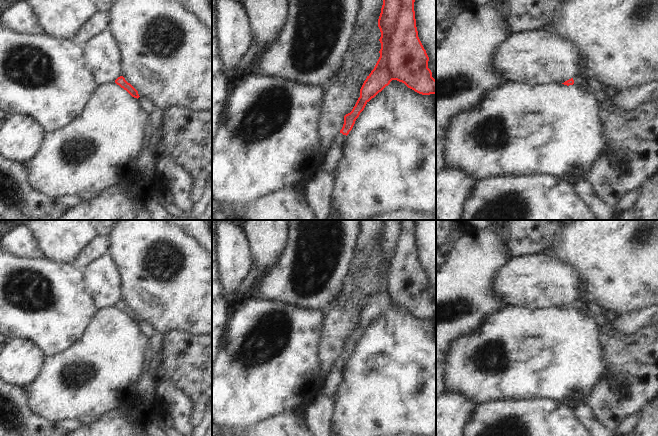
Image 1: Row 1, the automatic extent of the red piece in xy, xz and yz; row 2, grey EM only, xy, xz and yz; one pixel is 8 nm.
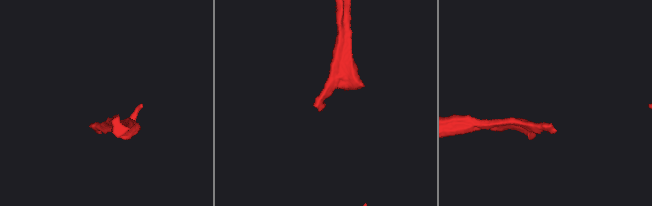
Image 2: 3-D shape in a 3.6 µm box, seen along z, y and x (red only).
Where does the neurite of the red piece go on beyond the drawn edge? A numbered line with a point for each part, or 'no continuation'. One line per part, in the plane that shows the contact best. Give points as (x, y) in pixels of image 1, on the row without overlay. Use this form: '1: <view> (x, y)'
1: xz (330, 384)

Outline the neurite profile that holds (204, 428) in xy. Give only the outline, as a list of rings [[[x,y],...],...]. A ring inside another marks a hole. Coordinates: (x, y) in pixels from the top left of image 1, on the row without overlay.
[[[212,400],[209,402],[201,423],[193,429],[191,436],[209,436],[212,432]]]

